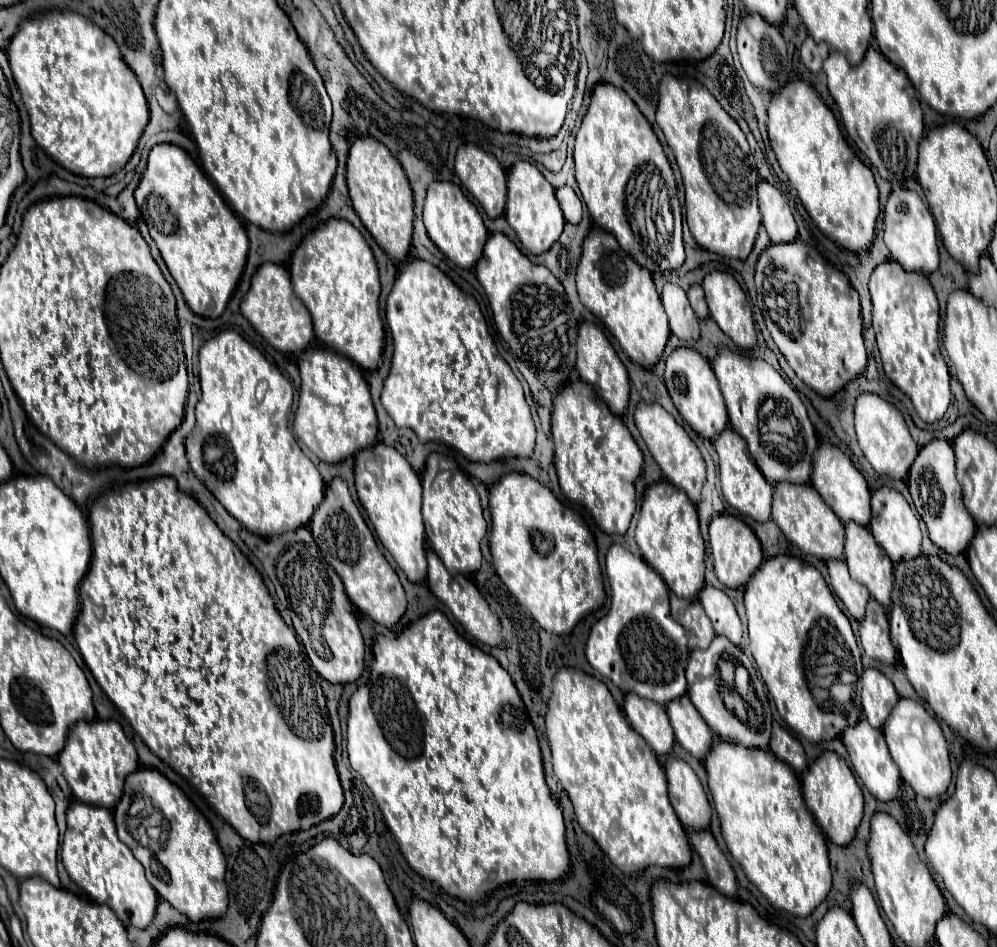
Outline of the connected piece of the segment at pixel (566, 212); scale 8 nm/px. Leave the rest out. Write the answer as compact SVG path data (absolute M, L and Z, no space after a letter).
M569 186L557 188L557 200L559 200L559 204L561 204L561 210L563 210L563 216L565 216L567 222L571 222L571 224L581 222L583 202L581 202L581 198L575 194L573 188L569 188Z

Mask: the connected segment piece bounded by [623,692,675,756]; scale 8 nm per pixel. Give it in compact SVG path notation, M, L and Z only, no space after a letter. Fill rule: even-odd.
M629 692L625 696L623 712L629 724L635 728L635 732L639 732L645 738L645 742L653 748L655 754L665 756L671 752L675 736L663 706L657 706L657 702L649 702Z

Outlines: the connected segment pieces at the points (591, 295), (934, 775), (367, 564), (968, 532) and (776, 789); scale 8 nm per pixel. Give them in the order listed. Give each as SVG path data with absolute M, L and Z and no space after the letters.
M593 226L583 242L583 254L577 270L577 290L581 302L605 322L633 362L645 368L653 368L657 364L669 338L669 322L655 290L653 276L643 266L637 266L625 250L621 250L613 234L599 226Z
M901 698L889 718L883 724L883 734L889 746L889 752L895 764L901 770L901 778L913 786L913 790L925 798L941 796L951 784L951 766L949 766L949 750L937 720L911 698Z
M333 478L325 490L323 502L317 506L311 520L311 534L317 542L325 560L337 570L341 576L349 600L365 614L369 614L375 622L383 626L393 626L405 614L405 592L397 572L385 560L383 552L375 544L371 530L367 528L359 508L355 506L347 484L341 478Z
M931 440L927 446L923 446L909 470L907 484L917 512L927 524L931 540L953 556L963 552L969 546L977 526L961 502L961 486L955 478L955 454L951 442Z
M721 738L705 756L709 792L731 856L767 900L793 916L809 916L831 890L827 840L801 798L799 780L767 750L745 750Z

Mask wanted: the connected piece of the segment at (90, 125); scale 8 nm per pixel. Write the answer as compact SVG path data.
M49 10L25 18L7 46L7 56L23 106L31 118L31 134L57 164L87 178L113 176L127 164L149 120L149 108L137 76L125 64L109 34L73 10Z

